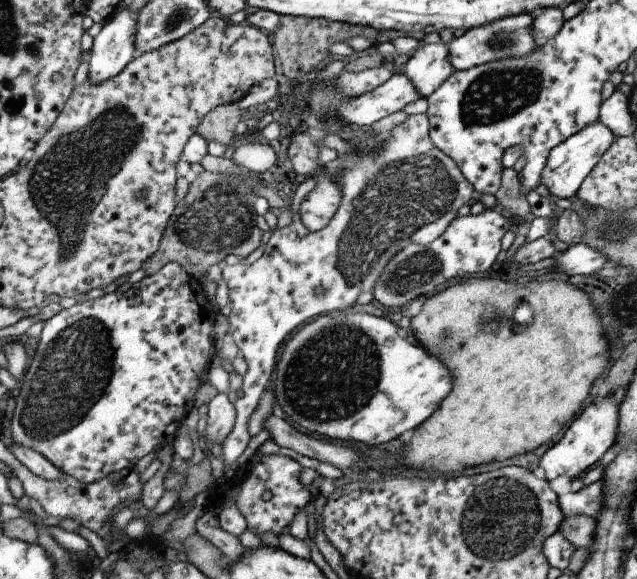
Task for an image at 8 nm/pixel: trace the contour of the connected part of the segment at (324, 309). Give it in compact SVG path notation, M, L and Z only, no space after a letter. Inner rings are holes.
M419 113L415 115L408 115L405 121L402 121L398 126L392 128L391 131L387 132L383 140L383 147L374 153L369 155L364 155L361 157L358 151L353 149L353 144L349 143L347 140L342 139L337 134L328 134L323 138L323 144L331 149L337 151L337 158L333 161L327 163L325 170L329 174L333 183L336 183L341 190L341 203L337 208L337 213L332 217L332 220L319 231L312 232L301 224L301 216L299 215L299 208L304 199L307 198L307 194L316 186L317 180L313 176L309 176L305 182L302 182L299 187L296 188L296 191L293 193L288 203L288 208L291 211L291 221L289 225L286 225L282 228L275 228L272 230L272 235L267 243L265 243L264 253L262 257L259 258L256 262L252 264L242 265L227 265L223 269L223 279L227 282L229 292L229 300L232 301L232 310L228 317L229 324L229 336L234 340L239 348L240 354L247 360L248 368L246 374L242 378L242 385L237 392L234 392L232 396L232 402L234 402L234 408L237 412L237 417L235 420L234 428L232 432L226 437L226 440L222 444L222 452L224 454L224 460L226 466L226 472L234 474L238 471L236 460L240 458L240 455L246 446L248 446L248 441L251 438L247 424L250 418L250 415L257 408L259 400L263 396L263 393L266 391L266 384L270 382L270 376L272 376L272 371L275 369L275 364L278 360L278 354L276 350L280 350L280 346L283 347L283 344L288 340L290 332L298 326L302 326L306 320L312 320L314 316L323 315L324 313L331 313L334 311L343 311L346 308L356 304L357 296L361 292L371 292L372 287L375 286L376 279L382 274L386 263L401 249L405 246L408 246L410 243L416 243L420 246L427 246L433 240L436 240L443 232L448 228L448 225L458 216L458 208L463 204L471 204L477 196L475 188L464 178L463 172L460 170L460 167L456 164L455 160L452 160L449 156L446 156L439 148L436 148L436 145L431 141L428 133L429 118L426 113ZM323 286L323 289L326 289L324 295L320 295L317 292L317 288Z

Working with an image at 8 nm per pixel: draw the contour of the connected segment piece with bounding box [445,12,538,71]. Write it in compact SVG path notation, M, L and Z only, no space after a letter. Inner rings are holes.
M537 12L506 17L499 21L467 30L462 36L456 35L455 39L445 44L452 66L456 71L465 71L496 59L530 56L532 54L531 50L538 46L531 33L534 14L537 14Z

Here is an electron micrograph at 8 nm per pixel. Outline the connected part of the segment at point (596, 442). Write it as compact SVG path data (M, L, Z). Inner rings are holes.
M606 396L600 402L590 404L566 430L562 439L544 454L539 462L540 473L551 481L557 476L566 475L569 481L582 477L591 466L594 466L602 454L614 445L618 432L618 408L620 402L614 396Z

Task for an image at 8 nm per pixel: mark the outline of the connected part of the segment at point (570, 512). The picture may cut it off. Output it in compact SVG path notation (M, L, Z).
M598 479L596 482L584 486L579 492L559 494L558 500L563 520L578 514L598 517L605 504L605 482Z

